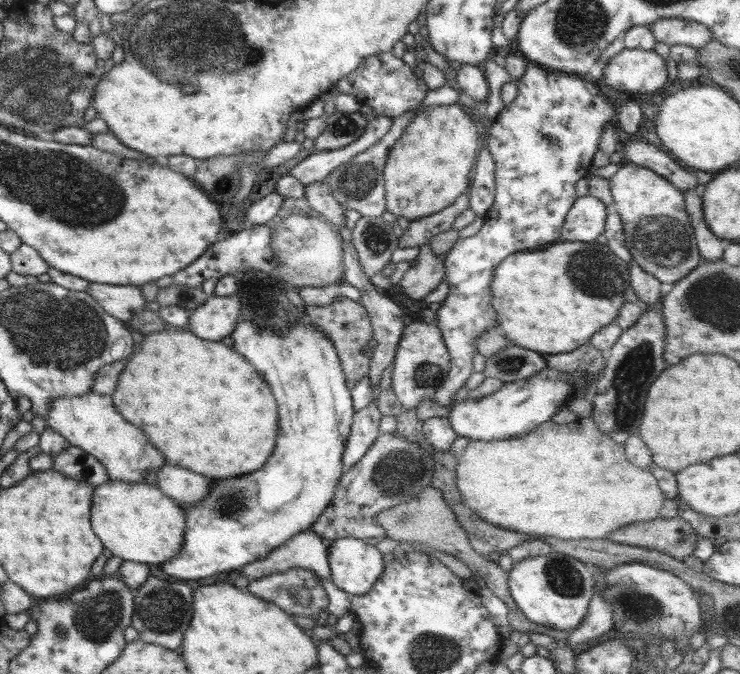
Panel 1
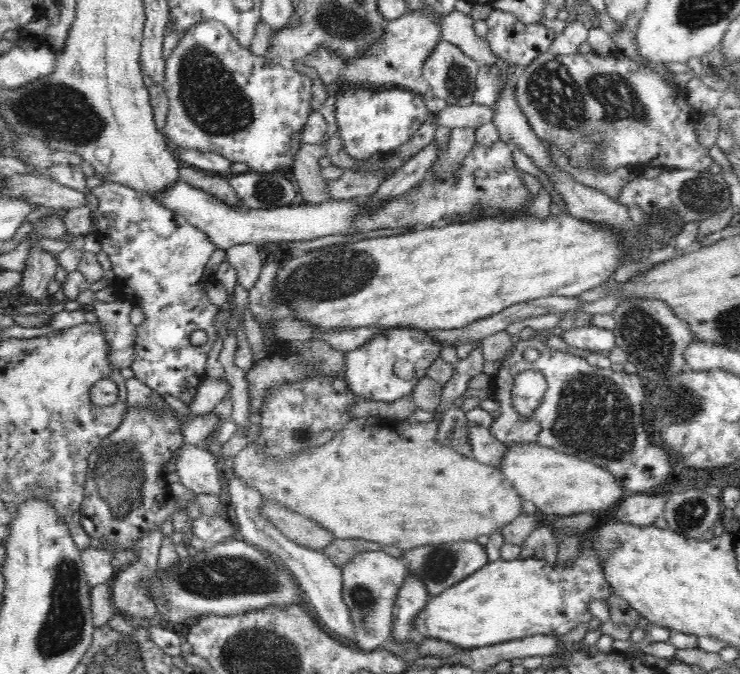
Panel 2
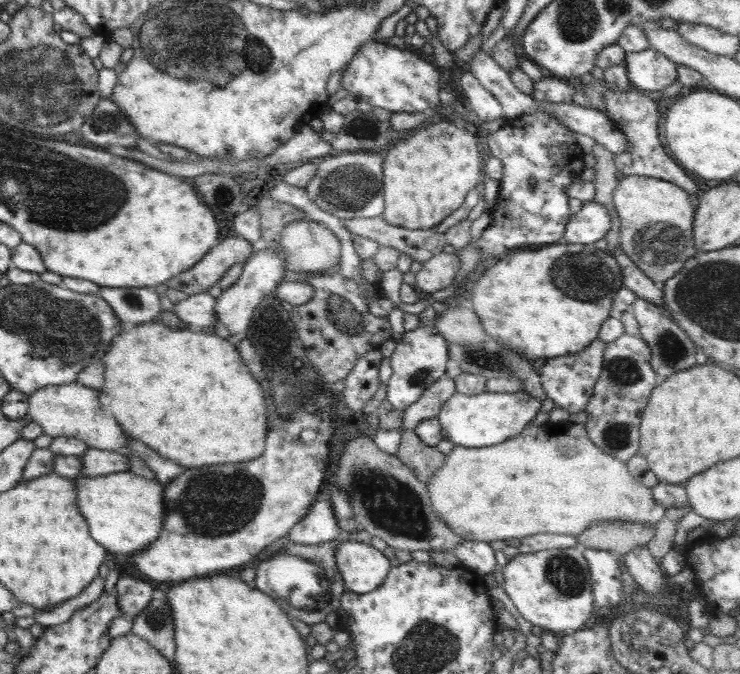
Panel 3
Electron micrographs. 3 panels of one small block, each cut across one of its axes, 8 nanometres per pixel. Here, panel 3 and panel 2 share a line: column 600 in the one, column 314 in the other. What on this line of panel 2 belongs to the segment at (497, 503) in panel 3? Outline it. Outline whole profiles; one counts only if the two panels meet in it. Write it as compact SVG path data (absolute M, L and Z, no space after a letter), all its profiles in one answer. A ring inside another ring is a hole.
M354 417L340 432L336 432L336 436L332 436L324 446L300 452L300 454L288 458L286 462L275 462L275 460L267 458L255 442L249 443L236 455L233 462L233 471L236 473L236 477L242 479L246 485L258 490L264 500L279 502L288 510L311 518L323 528L328 528L336 539L363 538L370 542L378 542L382 546L397 546L404 550L419 546L439 545L444 542L476 541L478 537L484 535L490 537L494 535L494 532L500 531L504 526L516 520L520 514L523 514L523 498L514 490L513 484L501 473L498 467L482 464L472 457L468 458L458 454L450 446L441 445L436 440L437 430L438 422L435 419L427 422L409 423L408 421L389 421L373 417Z

